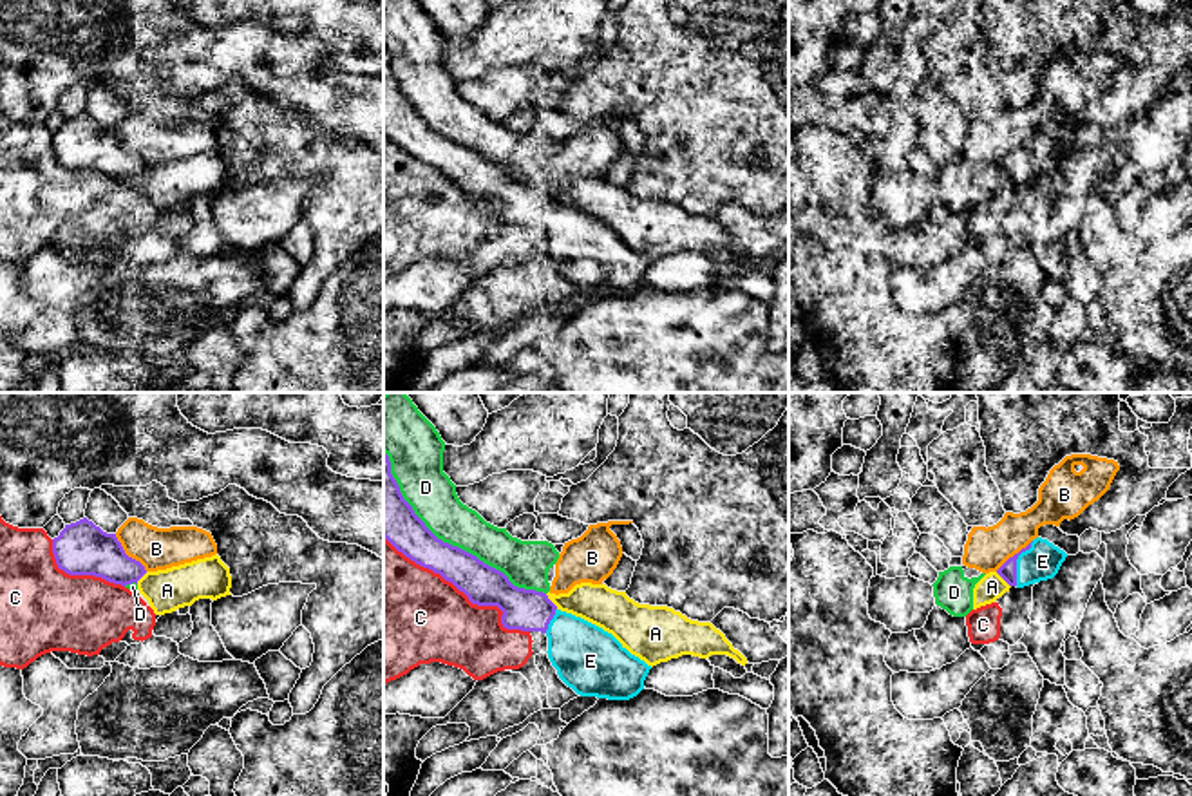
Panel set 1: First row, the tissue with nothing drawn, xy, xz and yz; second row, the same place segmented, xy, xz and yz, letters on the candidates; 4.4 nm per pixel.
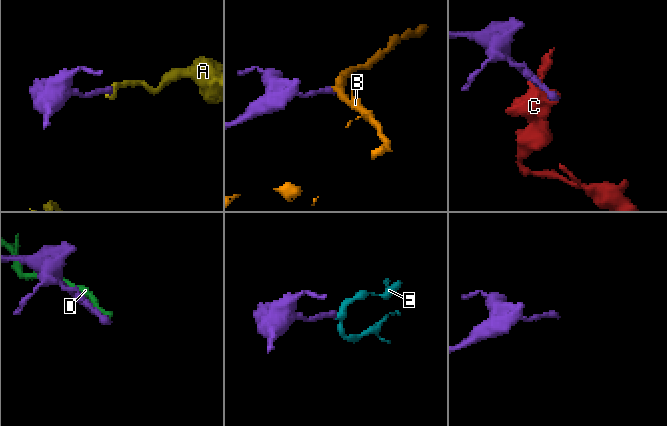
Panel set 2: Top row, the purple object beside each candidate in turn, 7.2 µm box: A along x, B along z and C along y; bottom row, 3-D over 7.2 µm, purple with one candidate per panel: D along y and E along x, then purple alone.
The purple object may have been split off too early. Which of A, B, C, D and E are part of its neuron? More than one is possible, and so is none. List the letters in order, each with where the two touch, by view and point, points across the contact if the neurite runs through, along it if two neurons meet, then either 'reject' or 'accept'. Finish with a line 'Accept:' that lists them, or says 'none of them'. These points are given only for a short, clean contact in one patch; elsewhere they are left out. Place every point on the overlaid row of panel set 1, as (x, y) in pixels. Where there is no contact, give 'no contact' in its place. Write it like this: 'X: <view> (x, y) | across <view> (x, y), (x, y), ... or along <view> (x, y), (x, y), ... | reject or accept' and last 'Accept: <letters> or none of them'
A: xz (550, 601) | reject
B: xy (125, 554) | reject
C: xz (462, 590) | reject
D: xz (447, 543) | reject
E: yz (1015, 563) | accept
Accept: E

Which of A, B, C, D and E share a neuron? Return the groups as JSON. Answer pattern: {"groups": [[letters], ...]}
{"groups": [["A", "D"], ["B"], ["C"], ["E"]]}

